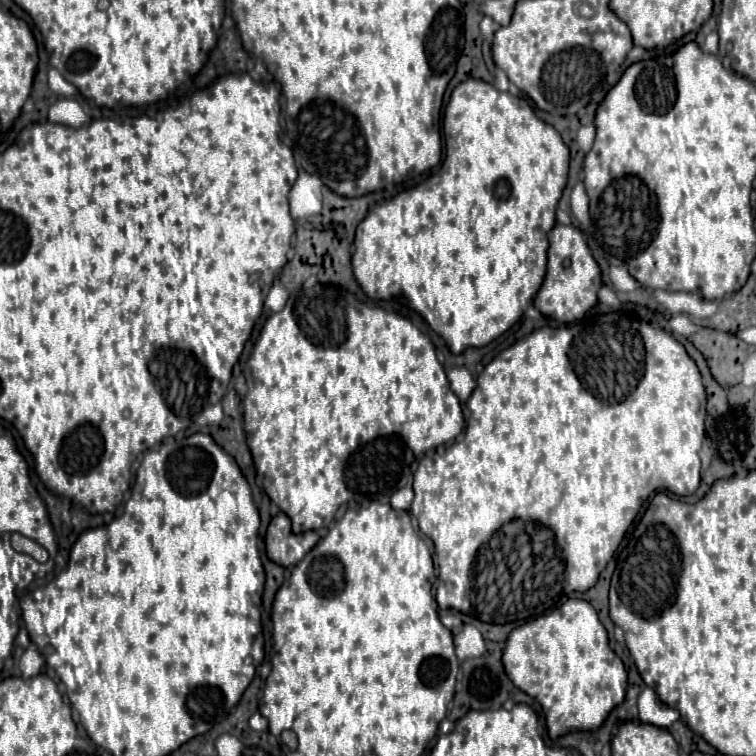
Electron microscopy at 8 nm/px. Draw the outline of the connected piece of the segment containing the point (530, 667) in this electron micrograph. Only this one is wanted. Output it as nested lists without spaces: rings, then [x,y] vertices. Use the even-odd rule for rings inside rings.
[[[568,599],[554,613],[538,617],[536,621],[526,623],[522,627],[516,627],[508,637],[502,663],[512,683],[542,705],[546,713],[546,727],[550,739],[558,739],[568,731],[596,731],[604,725],[608,713],[614,707],[622,705],[626,699],[628,675],[624,663],[610,649],[608,635],[598,619],[598,613],[588,601],[582,599]]]

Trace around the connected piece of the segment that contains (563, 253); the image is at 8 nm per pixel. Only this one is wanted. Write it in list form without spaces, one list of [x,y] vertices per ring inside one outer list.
[[[556,223],[554,229],[548,233],[548,239],[550,239],[548,271],[546,271],[546,279],[534,299],[534,307],[550,319],[556,319],[562,323],[574,323],[574,321],[582,319],[590,309],[596,307],[598,291],[602,287],[602,273],[586,245],[580,229],[576,229],[572,225]]]

